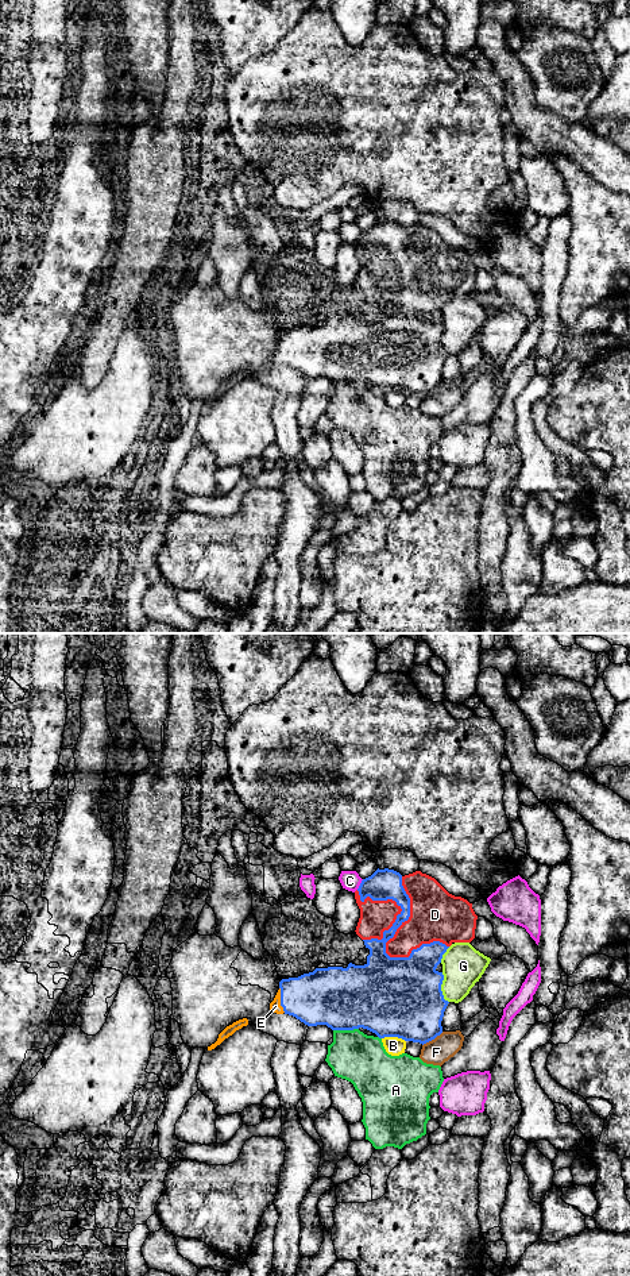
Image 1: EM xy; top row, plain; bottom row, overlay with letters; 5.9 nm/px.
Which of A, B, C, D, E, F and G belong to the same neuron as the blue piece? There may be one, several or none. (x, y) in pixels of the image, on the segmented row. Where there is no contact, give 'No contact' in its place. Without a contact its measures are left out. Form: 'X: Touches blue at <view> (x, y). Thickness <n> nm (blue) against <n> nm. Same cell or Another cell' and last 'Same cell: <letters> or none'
A: Touches blue at xy (346, 1029). Thickness 380 nm (blue) against 300 nm. Another cell
B: Touches blue at xy (394, 1036). Thickness 480 nm (blue) against 110 nm. Another cell
C: Touches blue at xy (360, 885). Thickness 180 nm (blue) against 120 nm. Another cell
D: Touches blue at xy (385, 947). Thickness 380 nm (blue) against 190 nm. Another cell
E: Touches blue at xy (281, 999). Thickness 320 nm (blue) against 70 nm. Same cell
F: Touches blue at xy (432, 1039). Thickness 420 nm (blue) against 150 nm. Another cell
G: Touches blue at xy (440, 987). Thickness 480 nm (blue) against 240 nm. Another cell
Same cell: E

